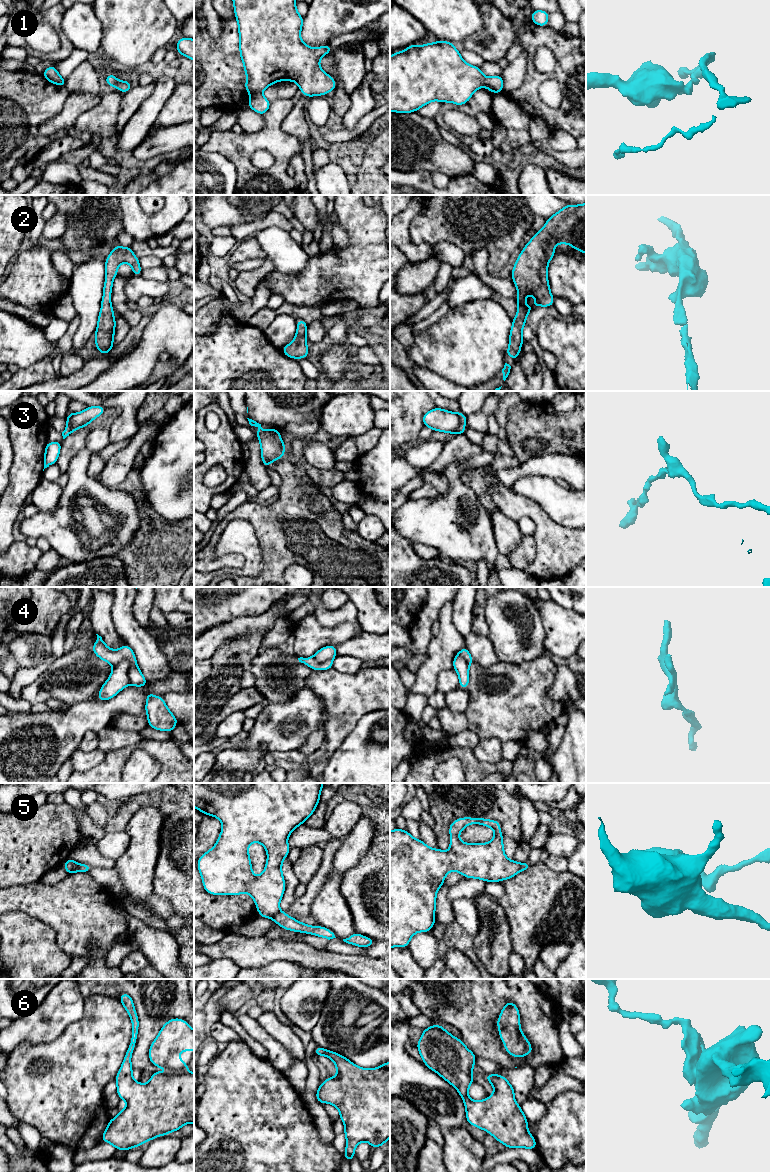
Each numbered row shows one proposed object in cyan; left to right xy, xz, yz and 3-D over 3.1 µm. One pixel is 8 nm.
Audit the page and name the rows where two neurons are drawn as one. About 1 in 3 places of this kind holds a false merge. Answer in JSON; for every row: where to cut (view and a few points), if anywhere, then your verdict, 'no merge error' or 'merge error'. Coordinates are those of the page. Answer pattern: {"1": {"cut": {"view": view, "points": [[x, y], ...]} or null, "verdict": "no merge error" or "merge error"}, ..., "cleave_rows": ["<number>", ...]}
{"1": {"cut": {"view": "xz", "points": [[260, 92], [251, 95]]}, "verdict": "merge error"}, "2": {"cut": null, "verdict": "no merge error"}, "3": {"cut": {"view": "yz", "points": [[457, 413], [460, 424], [453, 432]]}, "verdict": "merge error"}, "4": {"cut": {"view": "xy", "points": [[124, 658], [130, 663], [128, 672], [130, 683]]}, "verdict": "merge error"}, "5": {"cut": {"view": "xz", "points": [[280, 911], [271, 917]]}, "verdict": "merge error"}, "6": {"cut": null, "verdict": "no merge error"}, "cleave_rows": ["1", "3", "4", "5"]}

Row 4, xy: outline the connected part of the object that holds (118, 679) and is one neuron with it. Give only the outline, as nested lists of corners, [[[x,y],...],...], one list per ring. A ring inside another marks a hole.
[[[127,659],[120,661],[114,666],[108,680],[100,688],[97,701],[106,701],[115,697],[130,684],[128,676],[130,666],[131,663]]]

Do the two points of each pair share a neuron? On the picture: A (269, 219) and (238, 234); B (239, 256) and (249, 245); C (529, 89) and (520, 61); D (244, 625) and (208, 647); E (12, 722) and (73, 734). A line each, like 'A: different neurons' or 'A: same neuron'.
A: same neuron
B: same neuron
C: different neurons
D: same neuron
E: same neuron

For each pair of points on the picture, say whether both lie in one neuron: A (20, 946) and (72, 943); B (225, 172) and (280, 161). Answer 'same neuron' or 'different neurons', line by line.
A: different neurons
B: different neurons

